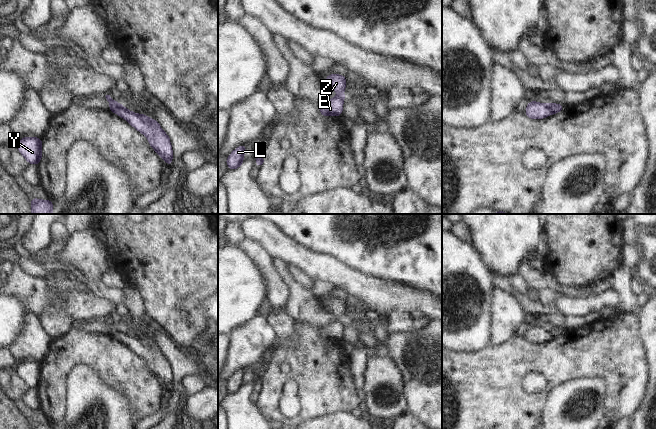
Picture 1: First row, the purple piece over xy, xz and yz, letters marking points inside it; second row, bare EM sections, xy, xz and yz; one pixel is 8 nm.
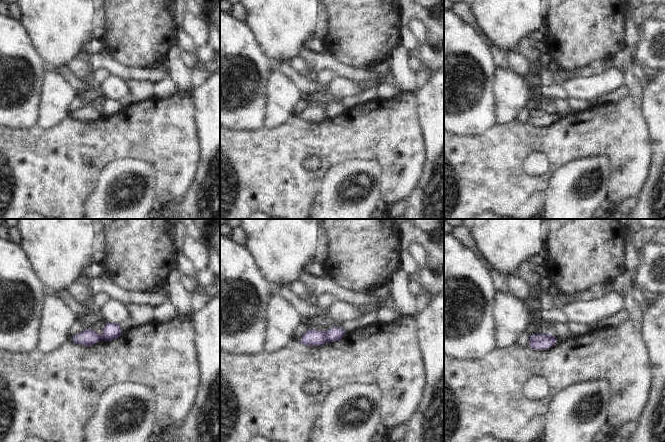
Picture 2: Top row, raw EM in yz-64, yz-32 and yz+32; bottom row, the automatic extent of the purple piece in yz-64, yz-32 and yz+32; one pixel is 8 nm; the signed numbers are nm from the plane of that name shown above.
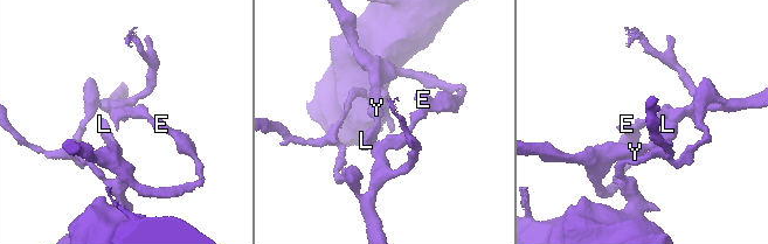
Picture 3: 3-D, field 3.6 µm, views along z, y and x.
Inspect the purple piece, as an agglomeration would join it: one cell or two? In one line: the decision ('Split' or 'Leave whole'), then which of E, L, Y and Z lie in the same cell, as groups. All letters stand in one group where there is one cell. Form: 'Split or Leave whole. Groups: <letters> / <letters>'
Split. Groups: E L Y / Z

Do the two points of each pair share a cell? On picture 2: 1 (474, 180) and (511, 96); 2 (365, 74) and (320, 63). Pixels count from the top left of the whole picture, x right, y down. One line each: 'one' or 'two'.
1: two
2: one

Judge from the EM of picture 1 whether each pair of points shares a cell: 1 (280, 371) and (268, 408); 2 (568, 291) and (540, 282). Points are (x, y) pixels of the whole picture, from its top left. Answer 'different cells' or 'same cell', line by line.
1: same cell
2: same cell

